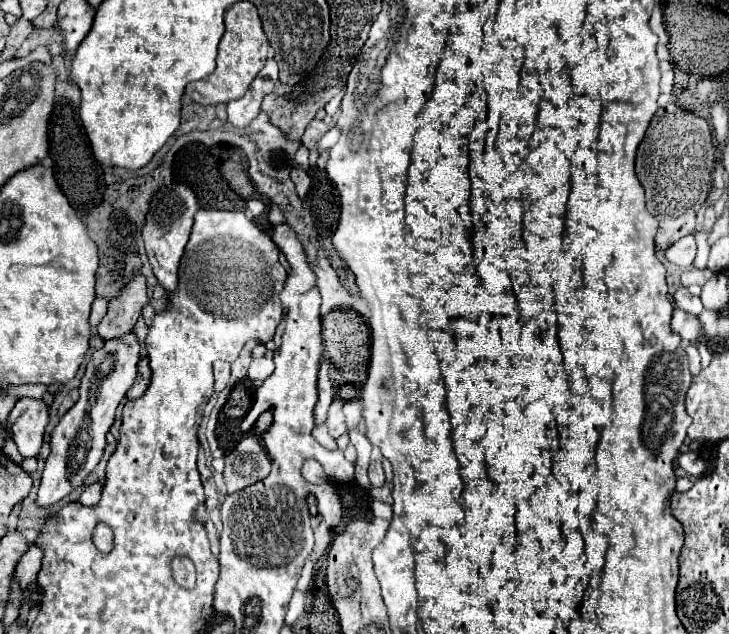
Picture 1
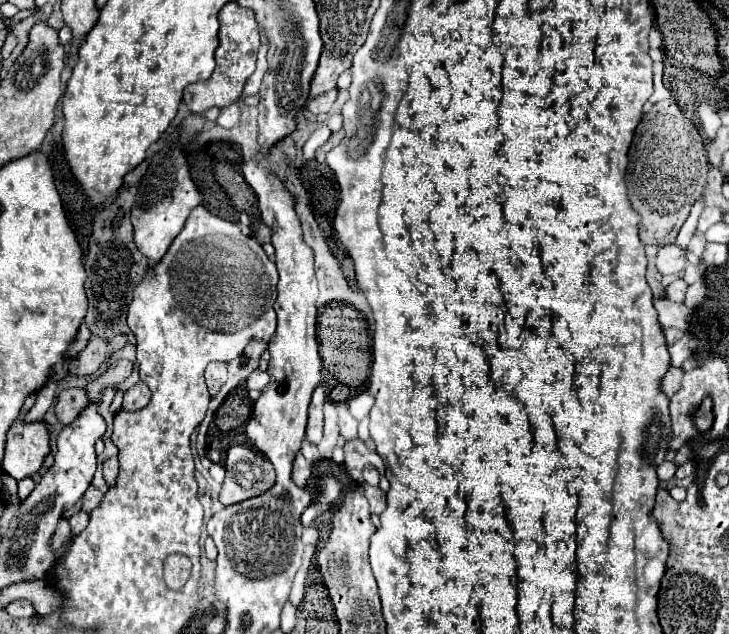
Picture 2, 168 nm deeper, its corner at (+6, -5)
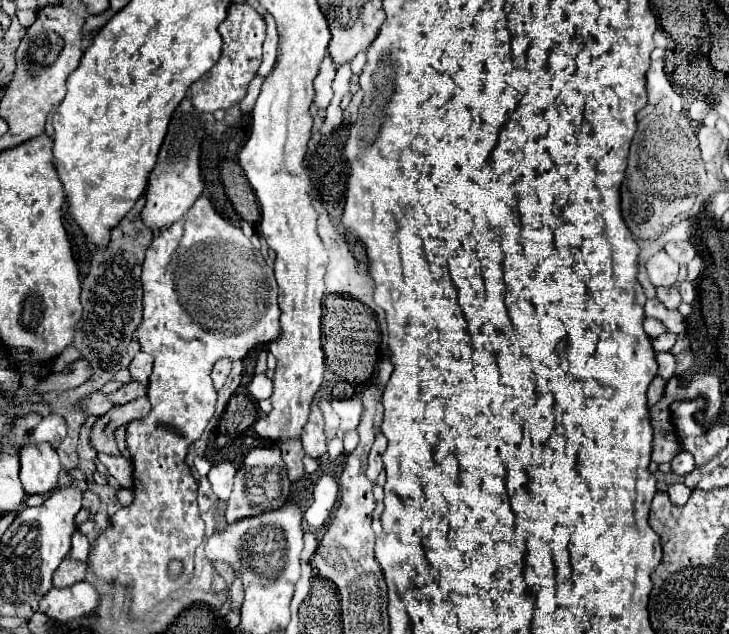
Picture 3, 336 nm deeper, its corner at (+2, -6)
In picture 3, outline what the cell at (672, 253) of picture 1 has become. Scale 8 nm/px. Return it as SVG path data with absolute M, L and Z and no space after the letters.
M656 252L648 262L646 262L646 270L648 270L648 278L650 282L658 288L658 286L672 286L678 278L678 264L664 252Z

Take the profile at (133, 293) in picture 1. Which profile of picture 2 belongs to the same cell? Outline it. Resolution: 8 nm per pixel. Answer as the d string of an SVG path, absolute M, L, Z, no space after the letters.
M116 333L110 341L102 337L92 337L84 351L78 353L76 361L70 361L70 373L74 375L92 375L106 361L108 355L122 349L126 345L126 335Z

